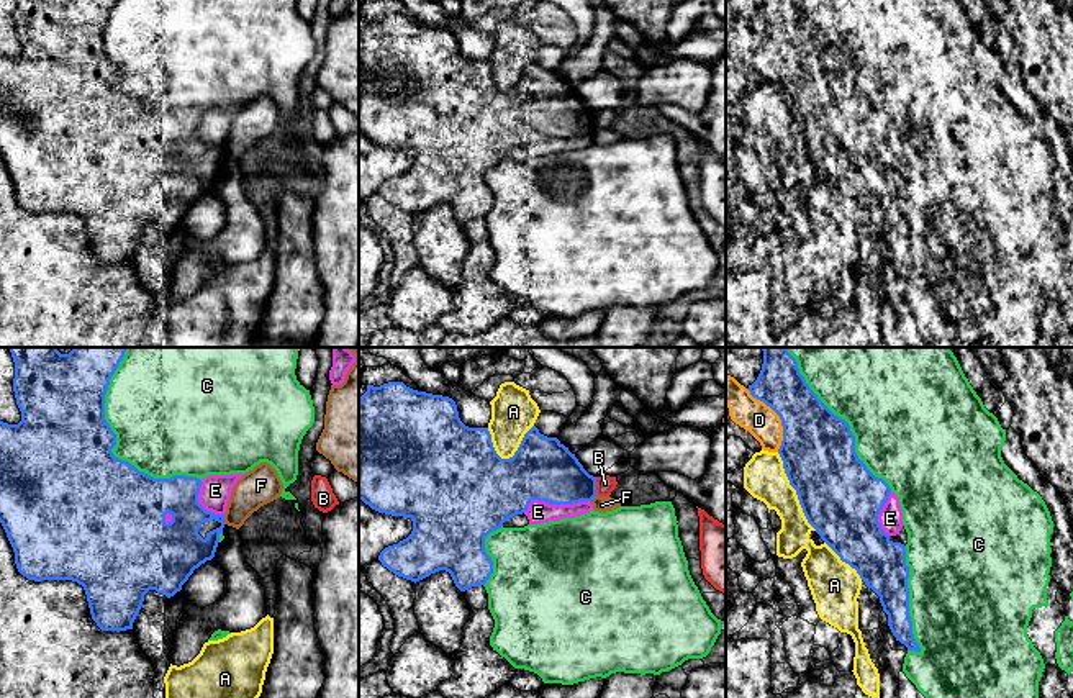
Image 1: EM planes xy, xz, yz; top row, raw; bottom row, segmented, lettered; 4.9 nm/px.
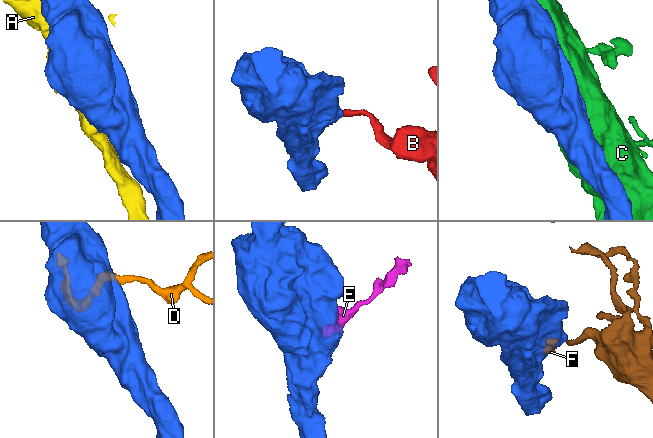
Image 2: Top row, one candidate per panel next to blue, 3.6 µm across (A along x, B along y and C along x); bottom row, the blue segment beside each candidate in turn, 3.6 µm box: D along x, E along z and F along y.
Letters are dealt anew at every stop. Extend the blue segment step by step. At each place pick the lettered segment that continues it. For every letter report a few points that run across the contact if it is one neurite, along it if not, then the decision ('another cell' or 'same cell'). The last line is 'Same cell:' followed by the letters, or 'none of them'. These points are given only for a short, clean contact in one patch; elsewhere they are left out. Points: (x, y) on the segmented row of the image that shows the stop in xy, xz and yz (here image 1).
A: another cell
B: xz (595, 477), (597, 494) | another cell
C: another cell
D: another cell
E: another cell
F: xy (223, 515), (225, 523) | another cell
Same cell: none of them

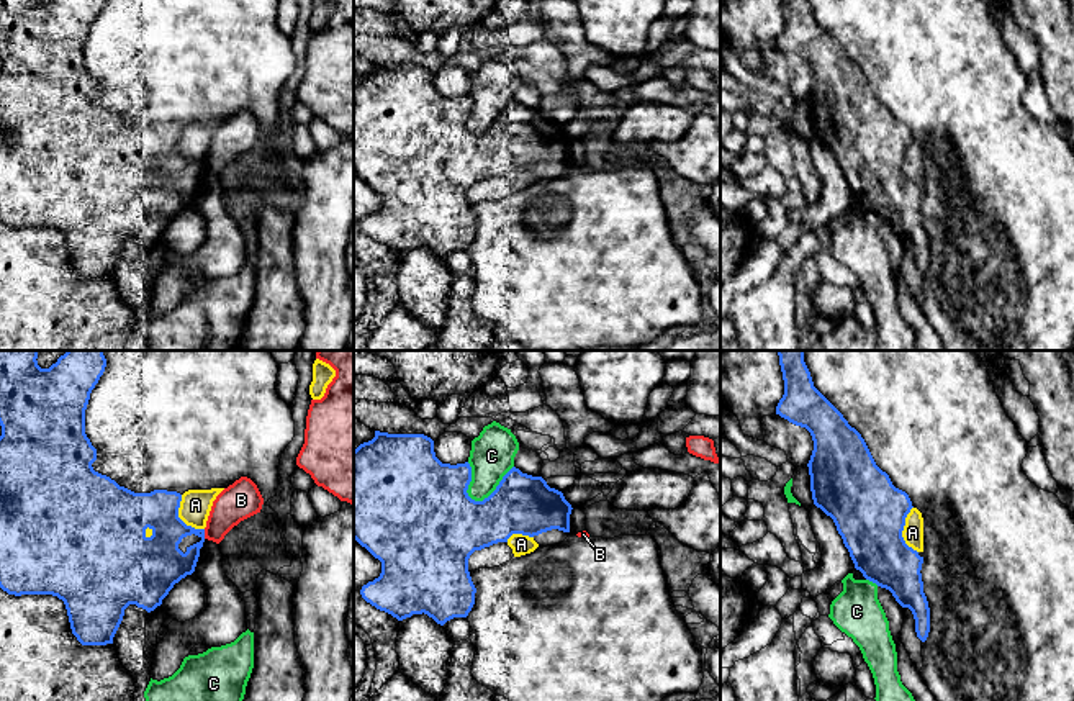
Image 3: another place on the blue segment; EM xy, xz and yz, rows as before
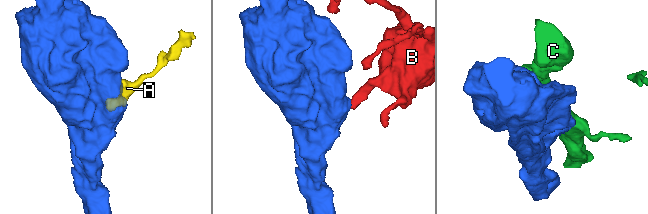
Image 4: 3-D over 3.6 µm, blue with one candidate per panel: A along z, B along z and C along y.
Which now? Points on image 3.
A: another cell
B: xy (203, 529), (205, 538) | another cell
C: another cell
Same cell: none of them

